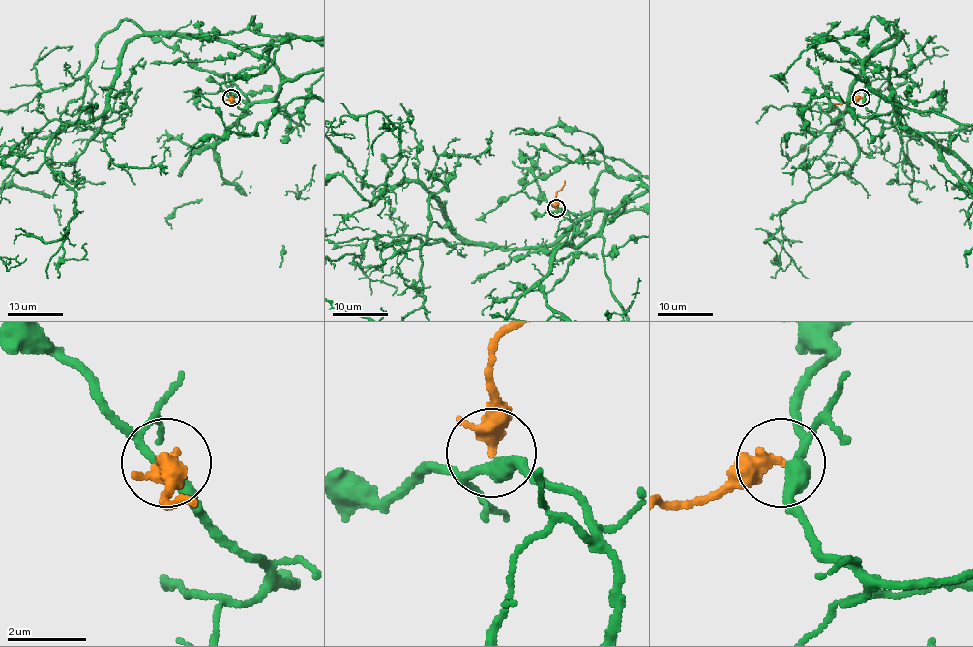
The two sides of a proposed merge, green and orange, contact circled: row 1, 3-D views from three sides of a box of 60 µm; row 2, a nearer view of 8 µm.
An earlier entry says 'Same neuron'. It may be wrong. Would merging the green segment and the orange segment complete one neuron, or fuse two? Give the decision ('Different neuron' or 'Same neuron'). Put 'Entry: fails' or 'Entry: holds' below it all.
Same neuron
Entry: holds

